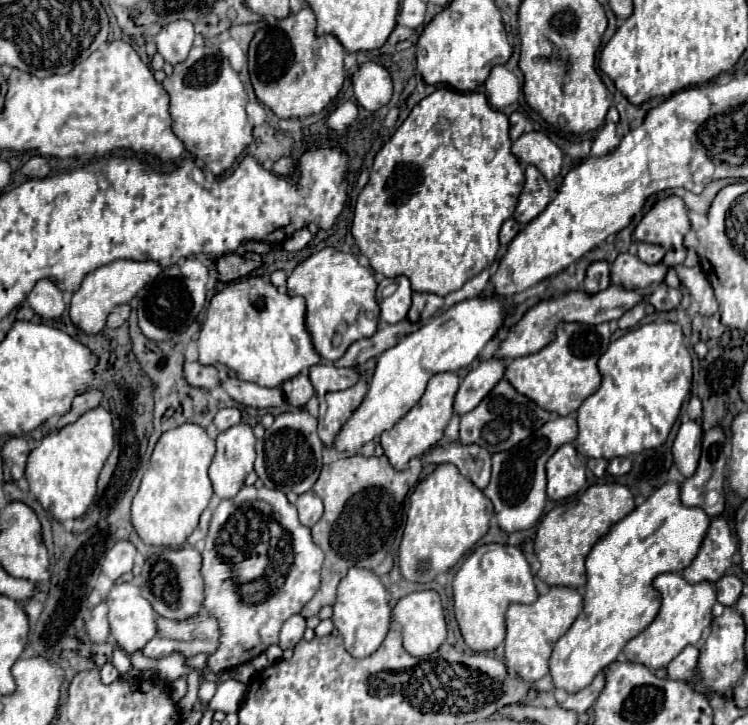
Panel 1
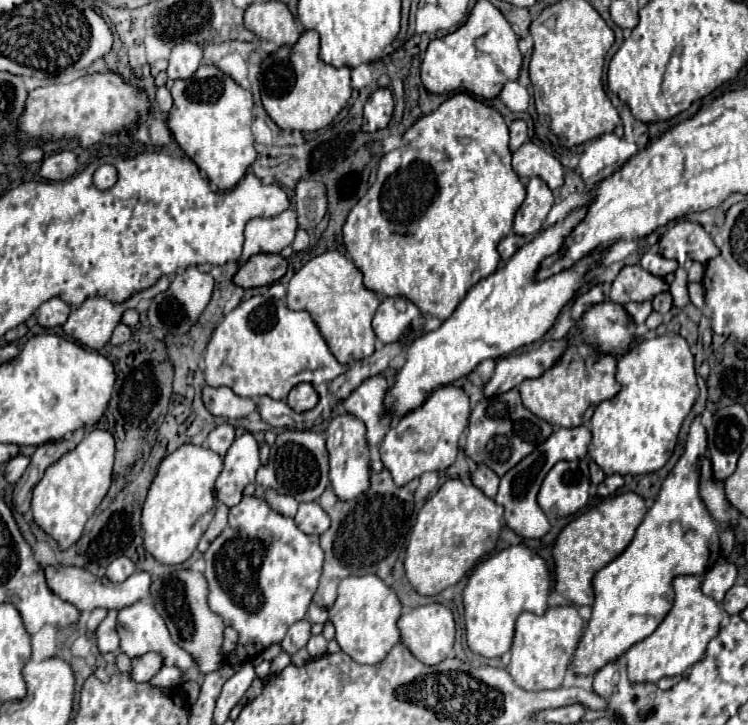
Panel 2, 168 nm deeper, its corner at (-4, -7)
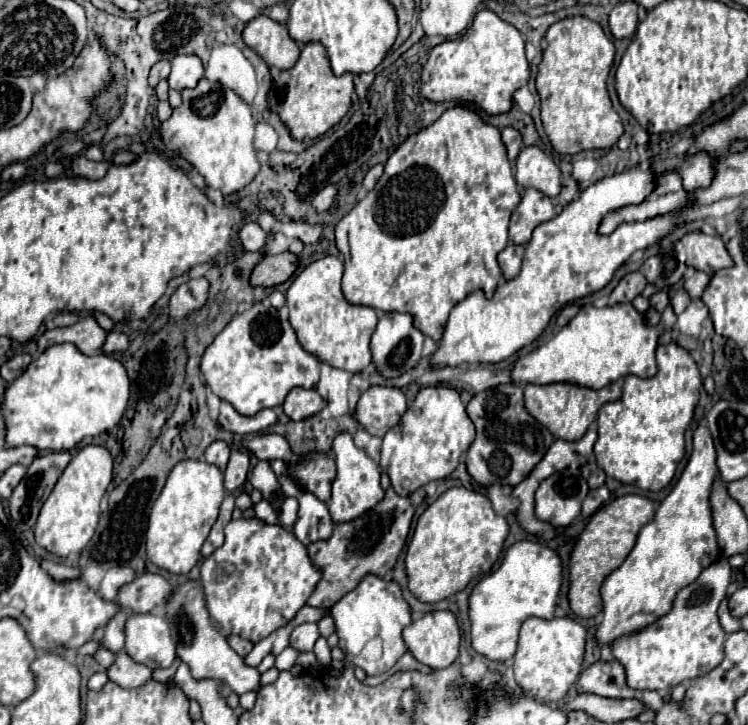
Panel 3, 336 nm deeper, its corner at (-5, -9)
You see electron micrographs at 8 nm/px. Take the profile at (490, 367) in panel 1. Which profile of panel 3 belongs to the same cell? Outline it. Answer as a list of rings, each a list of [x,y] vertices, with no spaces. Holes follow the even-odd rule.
[[[620,303],[614,307],[594,307],[584,305],[580,313],[570,319],[548,343],[540,345],[532,353],[520,357],[512,369],[512,379],[516,385],[536,383],[576,383],[592,389],[606,387],[626,375],[652,377],[656,373],[654,351],[658,345],[658,327],[650,327],[642,313],[638,313],[632,303]]]

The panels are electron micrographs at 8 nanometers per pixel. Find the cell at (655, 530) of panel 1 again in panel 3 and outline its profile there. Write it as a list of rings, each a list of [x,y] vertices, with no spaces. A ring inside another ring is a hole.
[[[702,421],[694,431],[692,455],[674,489],[660,503],[654,519],[640,529],[638,541],[626,561],[614,569],[600,587],[602,623],[596,629],[596,643],[600,647],[612,645],[622,635],[634,635],[656,623],[672,609],[676,593],[696,581],[702,569],[720,559],[720,547],[712,527],[708,501],[716,473],[718,467],[714,443],[706,423]]]

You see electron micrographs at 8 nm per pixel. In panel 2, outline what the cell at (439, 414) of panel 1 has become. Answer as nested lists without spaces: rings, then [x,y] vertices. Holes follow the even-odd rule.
[[[443,385],[431,391],[421,407],[409,411],[393,423],[381,441],[379,451],[383,465],[393,475],[397,487],[407,485],[411,479],[421,477],[427,471],[443,471],[455,461],[459,435],[467,427],[469,411],[469,397],[465,391],[455,385]]]

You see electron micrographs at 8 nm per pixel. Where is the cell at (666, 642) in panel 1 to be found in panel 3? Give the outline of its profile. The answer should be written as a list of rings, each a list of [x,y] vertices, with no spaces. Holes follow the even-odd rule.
[[[726,557],[706,567],[700,577],[678,591],[668,615],[660,617],[650,627],[620,637],[612,643],[614,657],[626,669],[626,681],[632,689],[666,691],[686,679],[694,679],[712,671],[724,659],[726,631],[718,621],[718,605],[726,597],[732,567]]]

